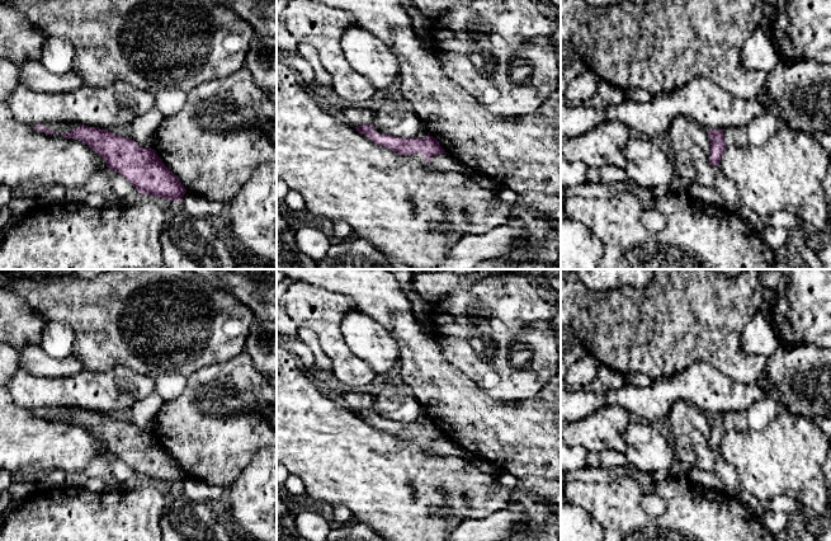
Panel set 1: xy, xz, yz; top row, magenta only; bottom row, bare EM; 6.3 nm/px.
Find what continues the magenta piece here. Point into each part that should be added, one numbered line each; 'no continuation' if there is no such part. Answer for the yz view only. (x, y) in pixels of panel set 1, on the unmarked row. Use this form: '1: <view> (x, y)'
1: yz (737, 420)

